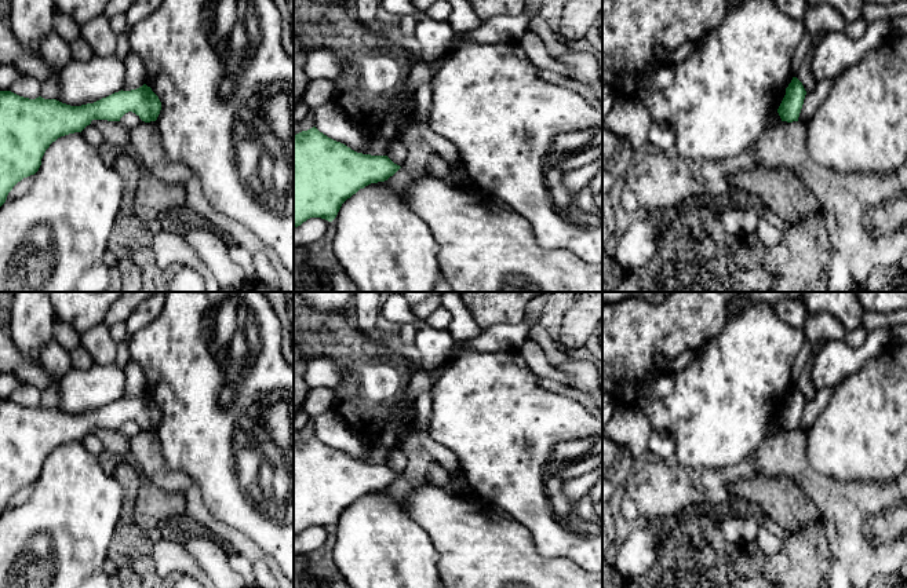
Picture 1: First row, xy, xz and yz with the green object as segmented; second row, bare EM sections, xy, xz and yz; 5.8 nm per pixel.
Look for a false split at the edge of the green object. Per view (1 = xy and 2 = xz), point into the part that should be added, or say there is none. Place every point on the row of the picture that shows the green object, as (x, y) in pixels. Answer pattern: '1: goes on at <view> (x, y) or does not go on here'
1: does not go on here
2: does not go on here

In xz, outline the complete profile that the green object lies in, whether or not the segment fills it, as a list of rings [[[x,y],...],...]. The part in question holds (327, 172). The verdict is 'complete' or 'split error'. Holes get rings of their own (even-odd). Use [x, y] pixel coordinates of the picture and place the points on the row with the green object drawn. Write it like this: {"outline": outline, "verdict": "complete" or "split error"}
{"outline": [[[316,127],[294,136],[294,229],[310,218],[332,222],[342,204],[360,189],[385,182],[401,167],[387,156],[371,156],[351,150]]], "verdict": "complete"}

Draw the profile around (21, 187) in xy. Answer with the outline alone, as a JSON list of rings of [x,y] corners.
[[[30,175],[28,178],[23,178],[21,182],[18,182],[12,190],[8,193],[7,200],[6,201],[11,201],[15,200],[18,197],[21,197],[22,194],[25,194],[26,191],[29,191],[29,189],[32,187],[34,180],[34,175]]]

